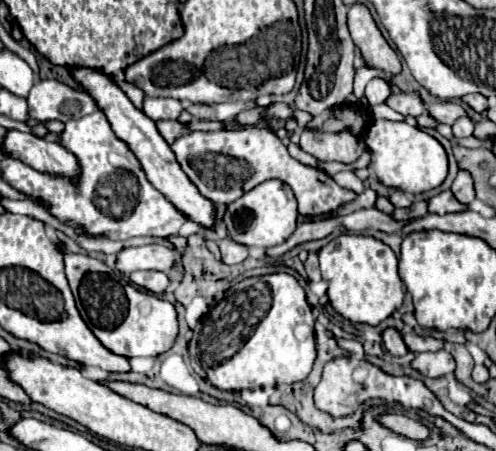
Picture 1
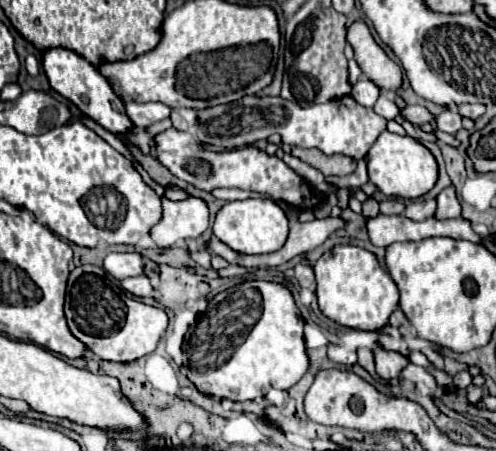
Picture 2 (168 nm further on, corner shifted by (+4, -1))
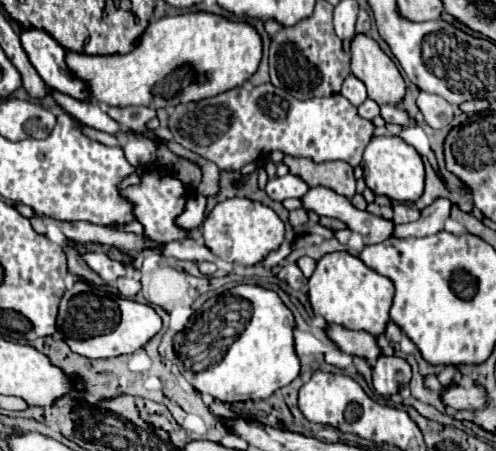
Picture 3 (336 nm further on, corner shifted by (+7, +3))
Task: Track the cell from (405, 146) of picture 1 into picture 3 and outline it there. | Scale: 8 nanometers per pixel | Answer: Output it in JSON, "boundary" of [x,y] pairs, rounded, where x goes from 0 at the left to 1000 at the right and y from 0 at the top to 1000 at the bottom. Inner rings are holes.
{"boundary":[[[784,299],[752,304],[736,326],[728,370],[736,406],[756,432],[776,432],[788,446],[804,450],[837,450],[853,432],[853,401],[857,401],[853,357],[845,339],[829,322],[821,322],[808,304],[784,304]]]}

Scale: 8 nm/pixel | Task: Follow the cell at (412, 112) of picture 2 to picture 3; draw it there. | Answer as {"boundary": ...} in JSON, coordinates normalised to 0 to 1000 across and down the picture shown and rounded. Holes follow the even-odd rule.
{"boundary":[[[772,233],[768,259],[776,264],[776,273],[800,273],[800,277],[821,277],[821,268],[825,268],[825,255],[796,233]]]}

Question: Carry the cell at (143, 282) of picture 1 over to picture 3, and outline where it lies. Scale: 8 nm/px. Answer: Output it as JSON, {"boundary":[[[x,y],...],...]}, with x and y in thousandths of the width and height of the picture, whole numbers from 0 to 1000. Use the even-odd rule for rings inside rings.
{"boundary":[[[240,614],[240,619],[232,623],[232,632],[236,632],[240,650],[244,650],[248,659],[256,659],[256,663],[268,663],[268,659],[280,650],[280,641],[284,641],[284,627],[272,623],[272,619],[264,619],[264,614]]]}

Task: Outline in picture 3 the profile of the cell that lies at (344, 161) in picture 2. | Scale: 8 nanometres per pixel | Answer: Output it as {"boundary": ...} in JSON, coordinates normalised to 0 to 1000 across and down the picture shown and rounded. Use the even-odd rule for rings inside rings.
{"boundary":[[[575,348],[571,361],[583,370],[587,388],[607,392],[623,419],[627,415],[659,415],[675,428],[708,441],[716,432],[716,392],[712,370],[696,366],[696,357],[671,357],[663,366],[631,366],[631,357],[599,353],[599,348]]]}

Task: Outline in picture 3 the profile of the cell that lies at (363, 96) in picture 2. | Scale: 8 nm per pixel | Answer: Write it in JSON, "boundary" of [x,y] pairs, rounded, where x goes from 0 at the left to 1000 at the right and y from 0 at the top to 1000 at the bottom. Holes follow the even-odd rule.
{"boundary":[[[704,166],[704,171],[692,180],[692,193],[688,193],[683,206],[688,206],[696,220],[704,220],[716,237],[728,233],[728,228],[740,220],[740,197],[736,197],[736,188],[732,188],[720,171],[712,171],[712,166]]]}

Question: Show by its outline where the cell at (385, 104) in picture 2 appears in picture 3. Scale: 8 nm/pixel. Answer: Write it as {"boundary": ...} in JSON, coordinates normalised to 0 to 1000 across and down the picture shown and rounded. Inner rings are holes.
{"boundary":[[[740,220],[740,224],[732,224],[732,228],[720,237],[720,251],[724,251],[724,259],[732,259],[732,264],[752,264],[752,259],[764,255],[764,233],[760,233],[756,224]]]}

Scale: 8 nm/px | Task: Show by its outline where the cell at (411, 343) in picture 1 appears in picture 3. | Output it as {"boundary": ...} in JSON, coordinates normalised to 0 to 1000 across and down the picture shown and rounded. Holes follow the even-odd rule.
{"boundary":[[[663,716],[659,747],[683,769],[683,778],[692,778],[700,787],[716,787],[716,792],[728,792],[740,800],[756,800],[764,792],[760,752],[736,734],[704,734],[688,721]]]}

